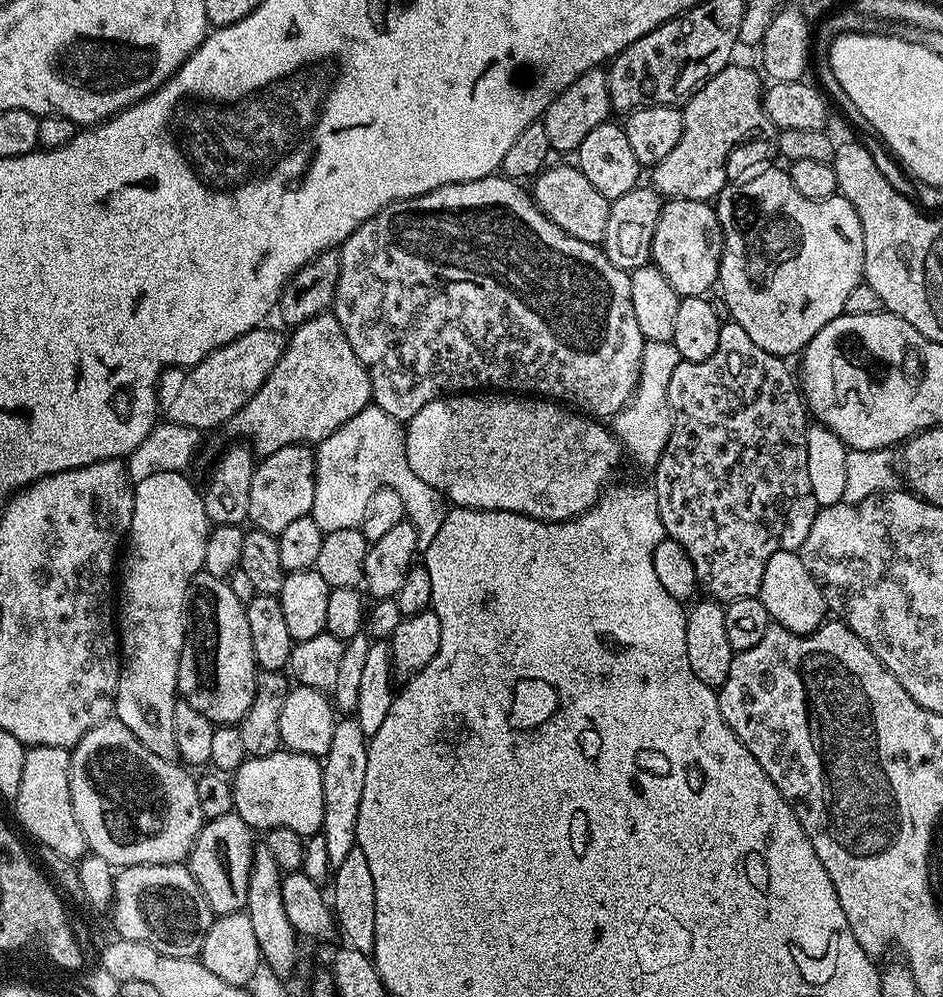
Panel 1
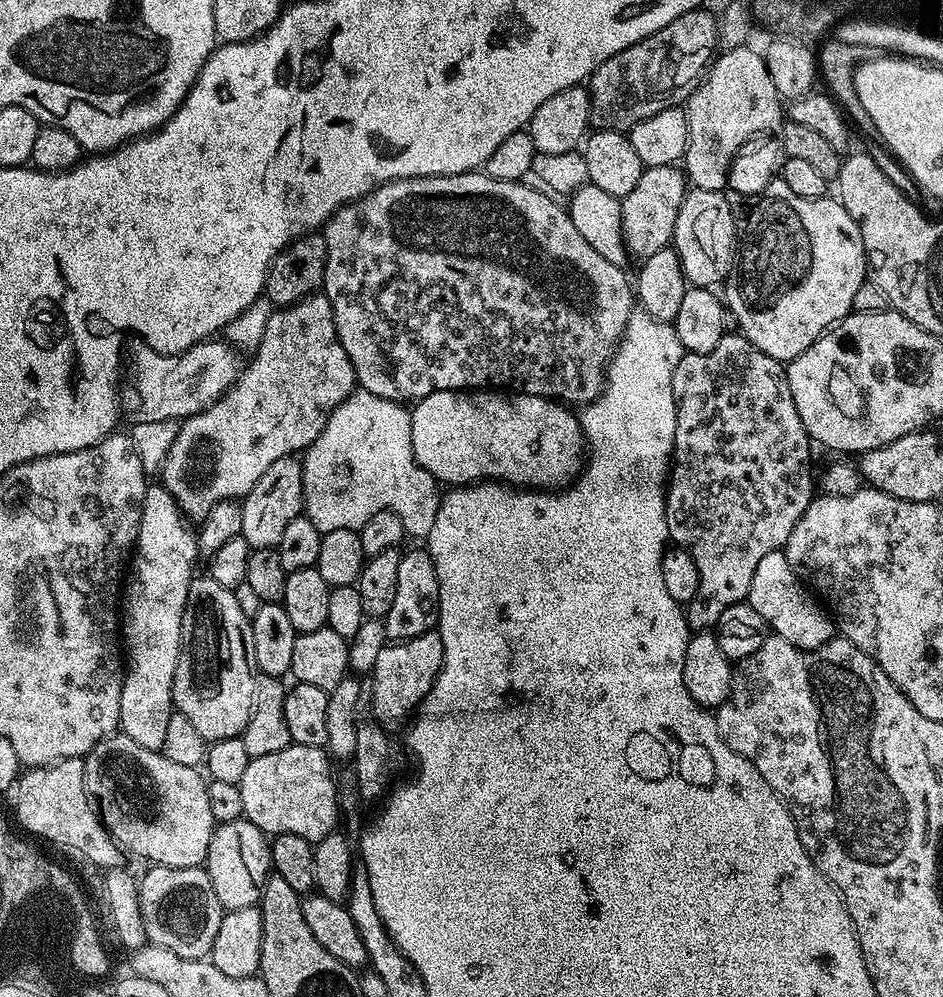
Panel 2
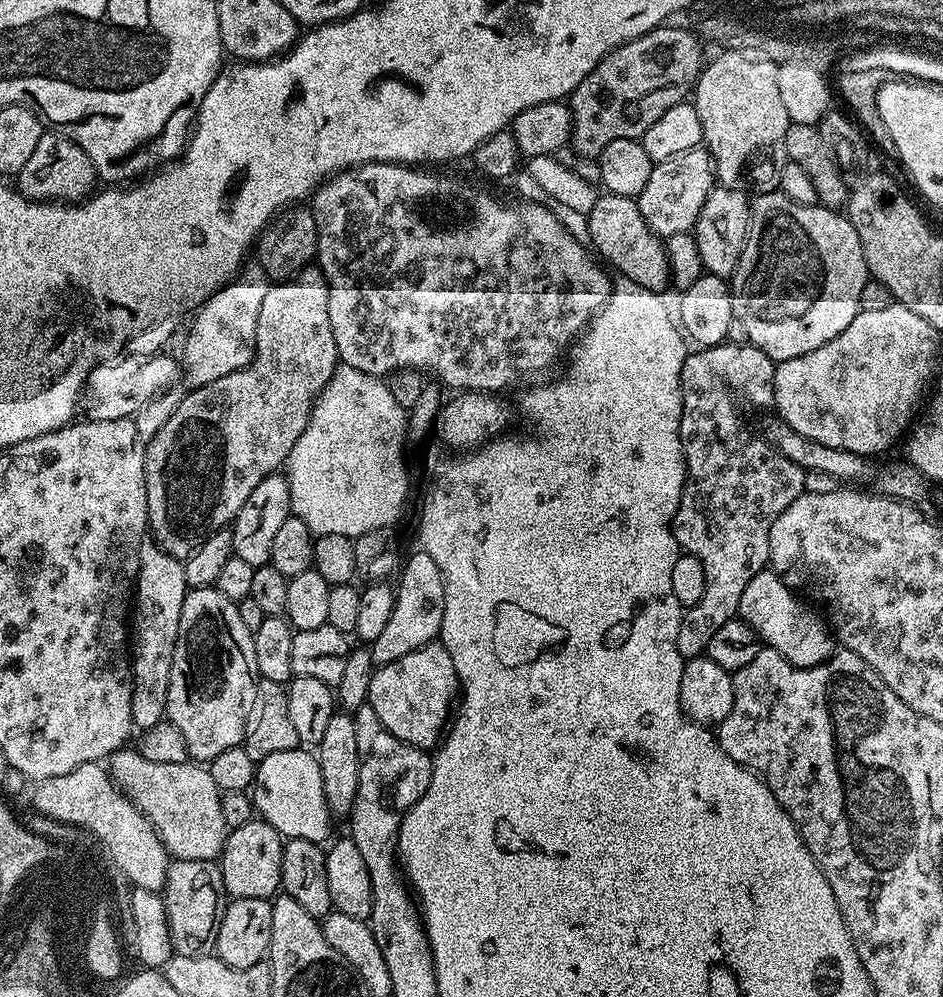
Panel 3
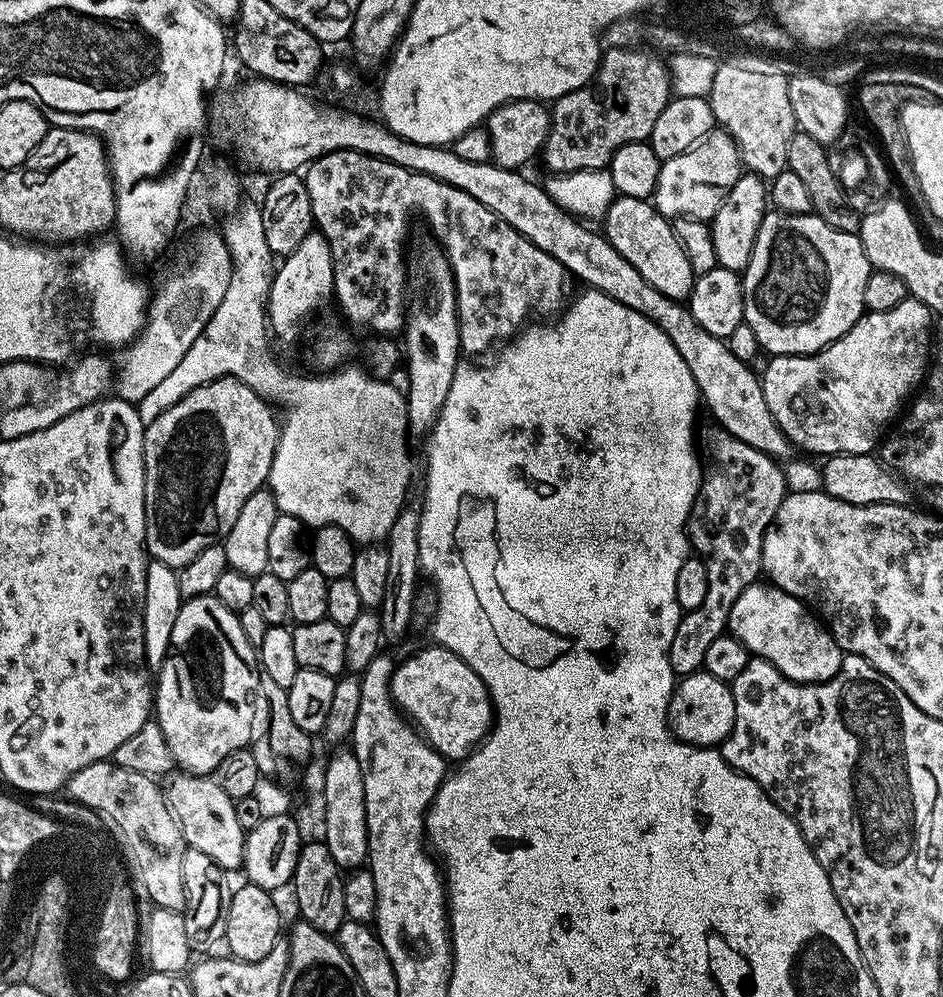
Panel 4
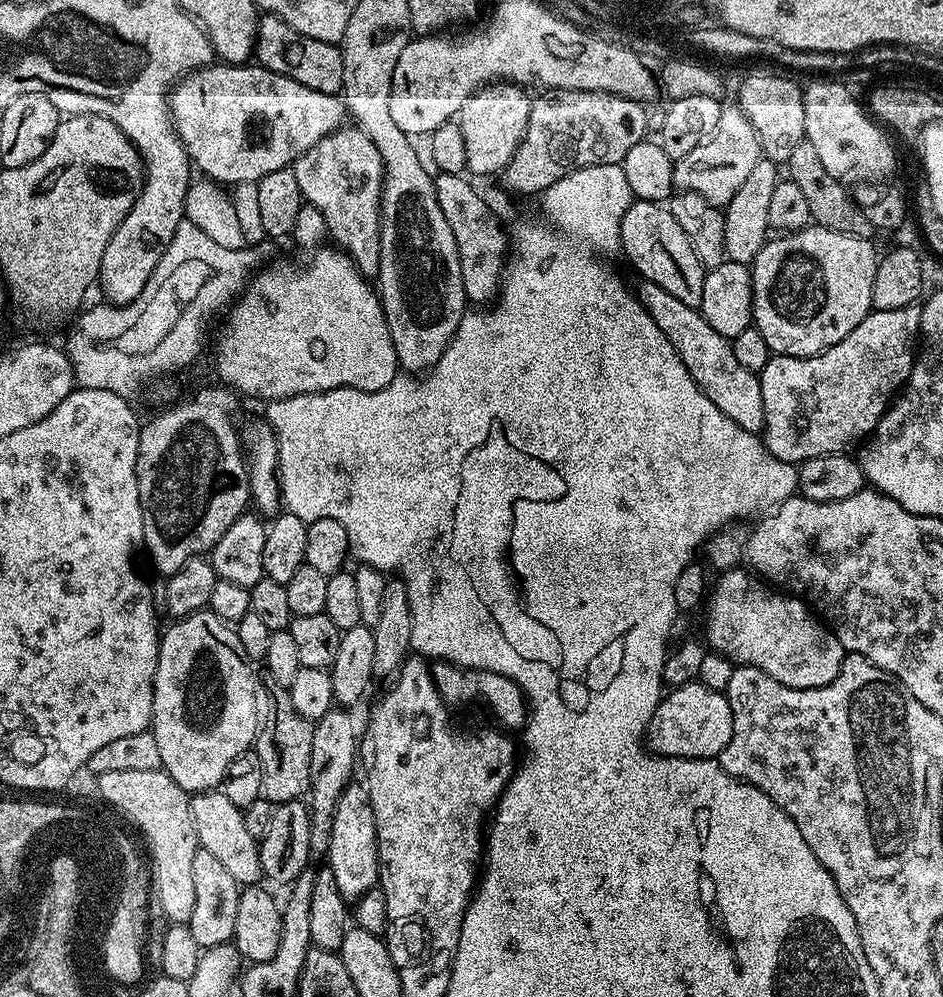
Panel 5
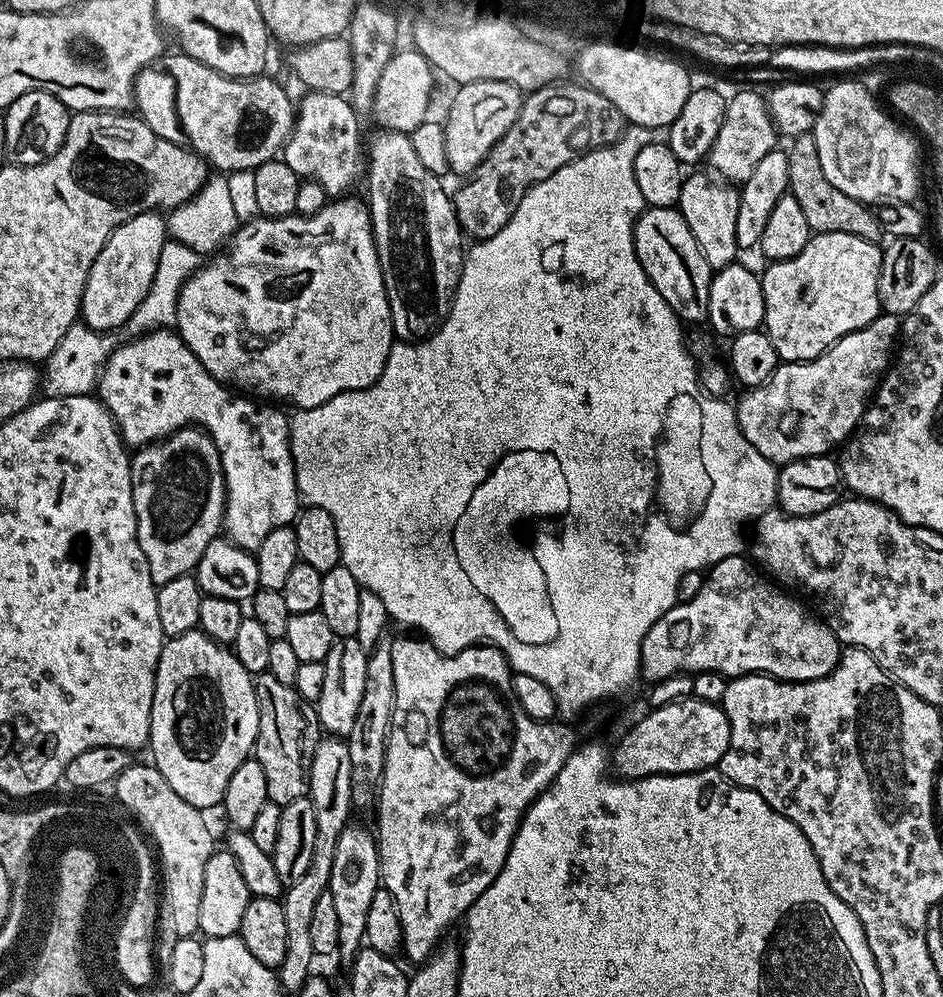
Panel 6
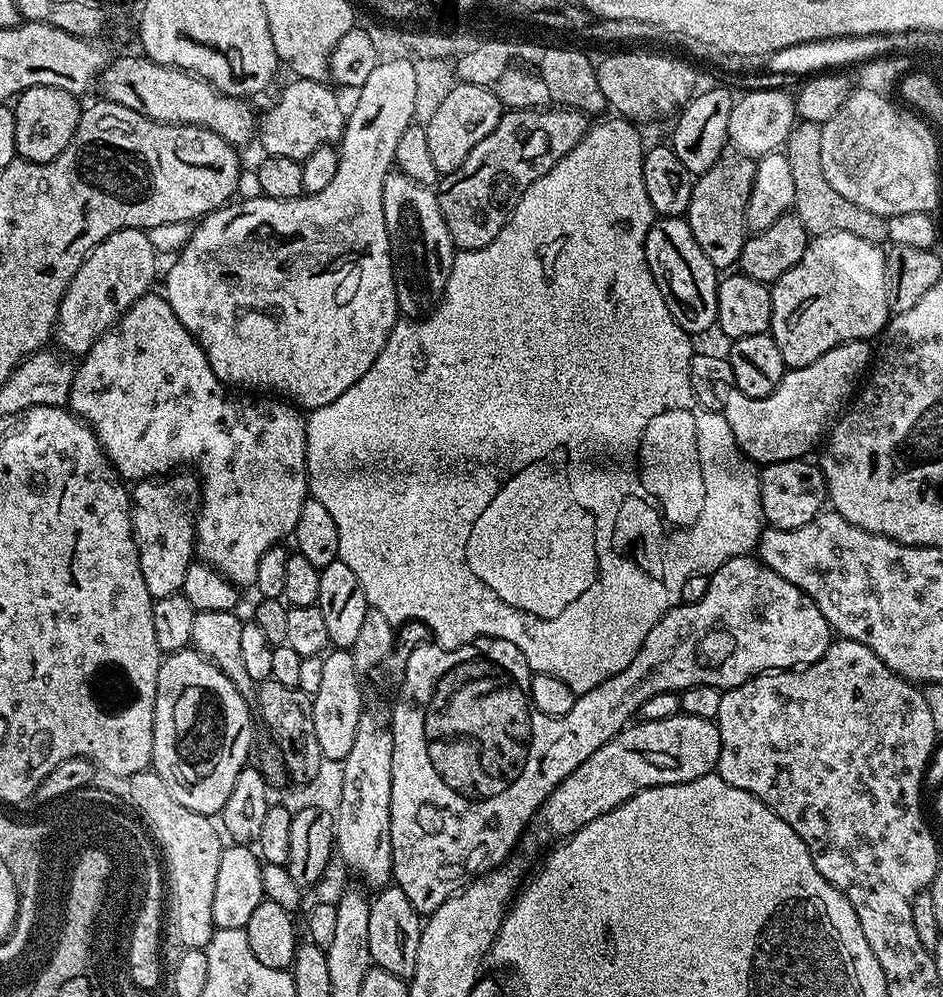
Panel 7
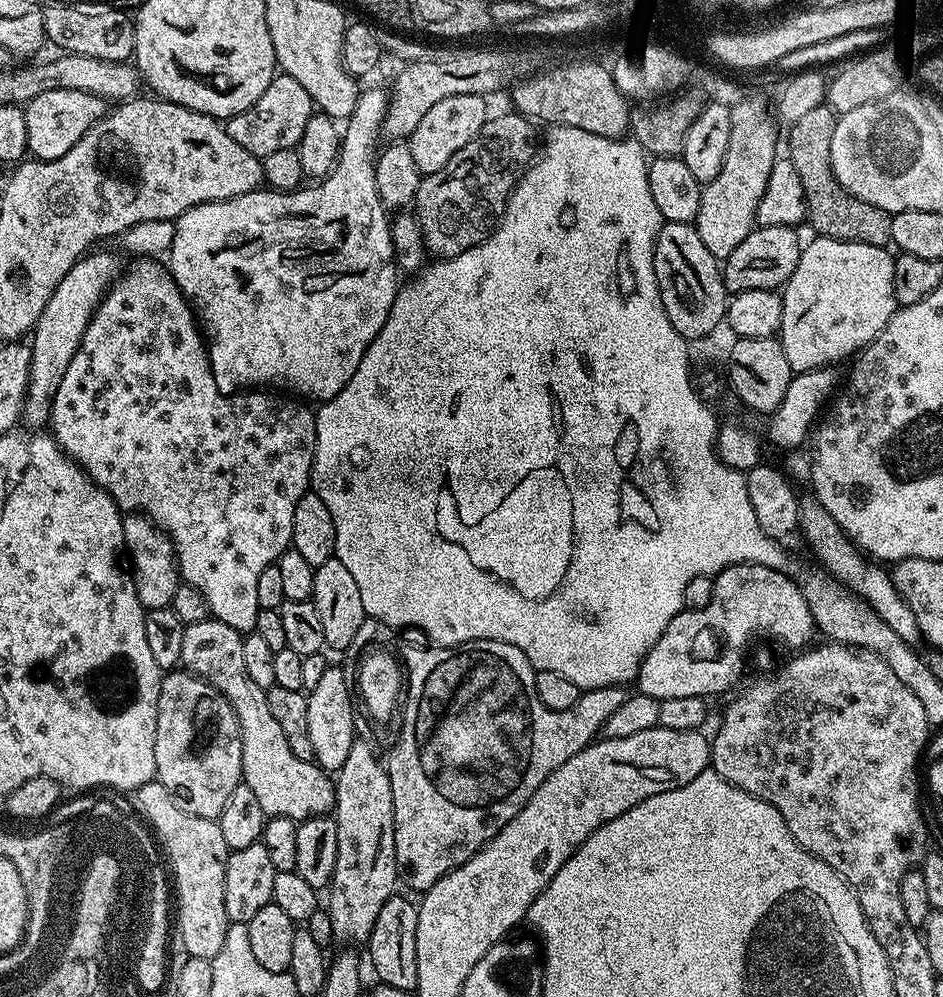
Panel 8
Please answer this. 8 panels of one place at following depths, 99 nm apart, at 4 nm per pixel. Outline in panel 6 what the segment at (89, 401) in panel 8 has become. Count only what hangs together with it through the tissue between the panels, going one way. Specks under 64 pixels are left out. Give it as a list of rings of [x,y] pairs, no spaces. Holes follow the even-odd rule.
[[[157,330],[154,332],[145,332],[143,336],[128,338],[125,341],[125,344],[121,348],[120,345],[113,347],[112,352],[108,355],[108,361],[105,362],[103,370],[100,371],[100,379],[96,381],[94,389],[95,395],[104,401],[104,405],[108,407],[110,414],[116,419],[116,426],[120,430],[120,436],[124,439],[125,445],[139,450],[144,445],[152,443],[153,440],[162,440],[171,436],[179,428],[195,426],[204,429],[216,441],[216,447],[220,449],[220,461],[222,462],[222,470],[224,471],[224,490],[226,495],[224,497],[223,535],[227,539],[232,540],[240,548],[255,553],[256,548],[262,546],[263,540],[266,539],[266,534],[270,534],[270,530],[289,527],[302,511],[300,491],[296,485],[296,467],[294,466],[294,458],[292,457],[292,433],[290,431],[289,417],[287,415],[284,417],[275,408],[275,406],[277,407],[275,403],[261,402],[259,399],[249,398],[247,395],[233,390],[227,384],[221,384],[216,381],[207,372],[206,367],[202,366],[202,362],[195,357],[195,354],[188,349],[183,338],[175,331]]]

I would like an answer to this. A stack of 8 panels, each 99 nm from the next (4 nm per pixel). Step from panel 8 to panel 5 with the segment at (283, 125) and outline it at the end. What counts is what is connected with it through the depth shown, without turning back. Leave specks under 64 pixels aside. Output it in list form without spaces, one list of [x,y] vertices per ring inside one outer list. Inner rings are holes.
[[[345,126],[331,132],[326,138],[322,138],[318,142],[314,142],[314,146],[310,146],[310,150],[306,150],[306,154],[302,154],[296,160],[296,163],[291,165],[294,178],[298,178],[298,190],[301,197],[307,203],[314,205],[318,210],[322,210],[322,218],[326,218],[326,226],[328,227],[328,236],[334,241],[335,247],[344,253],[356,264],[357,270],[365,278],[372,278],[379,273],[380,270],[380,195],[384,189],[384,167],[382,166],[382,158],[378,154],[378,150],[374,146],[374,142],[370,138],[366,138],[366,134],[361,128],[355,126]]]

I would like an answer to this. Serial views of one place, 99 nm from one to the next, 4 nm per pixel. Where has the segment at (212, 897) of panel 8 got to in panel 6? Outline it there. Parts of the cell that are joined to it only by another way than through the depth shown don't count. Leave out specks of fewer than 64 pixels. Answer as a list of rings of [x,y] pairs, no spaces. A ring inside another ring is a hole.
[[[133,762],[126,770],[122,770],[122,774],[118,774],[115,778],[115,788],[115,799],[120,801],[121,806],[134,817],[135,823],[152,840],[156,839],[154,848],[158,853],[158,876],[162,881],[162,891],[159,893],[160,920],[163,923],[168,923],[173,937],[196,936],[200,930],[198,910],[202,903],[202,877],[206,871],[206,862],[210,862],[214,851],[212,832],[208,829],[207,818],[204,817],[207,815],[201,809],[190,806],[190,802],[186,802],[186,798],[178,798],[178,794],[174,794],[174,789],[171,788],[170,782],[166,782],[166,778],[162,778],[160,771],[148,762],[145,764]]]

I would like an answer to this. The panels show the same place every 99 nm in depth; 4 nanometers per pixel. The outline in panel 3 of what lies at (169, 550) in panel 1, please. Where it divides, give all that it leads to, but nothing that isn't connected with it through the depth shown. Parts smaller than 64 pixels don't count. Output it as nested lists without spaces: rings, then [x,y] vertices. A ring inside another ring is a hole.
[[[155,542],[140,547],[140,569],[136,575],[134,607],[130,612],[130,659],[132,661],[132,723],[143,730],[166,716],[166,698],[170,690],[170,666],[174,666],[174,646],[178,642],[178,622],[182,618],[182,602],[190,591],[181,557],[171,556]]]

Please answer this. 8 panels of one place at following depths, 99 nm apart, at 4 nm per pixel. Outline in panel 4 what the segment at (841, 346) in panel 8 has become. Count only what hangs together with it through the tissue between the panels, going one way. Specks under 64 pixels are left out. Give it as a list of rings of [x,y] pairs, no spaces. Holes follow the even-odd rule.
[[[769,210],[764,213],[762,226],[758,226],[758,238],[754,238],[754,251],[750,254],[750,262],[744,267],[742,279],[744,282],[744,323],[754,330],[761,349],[772,356],[812,356],[827,346],[833,344],[842,334],[850,330],[850,326],[858,323],[866,309],[864,306],[864,295],[866,294],[866,278],[870,278],[873,271],[872,264],[866,258],[866,250],[862,246],[859,235],[854,232],[843,232],[834,230],[822,217],[815,214],[807,216],[795,216],[789,212],[778,212]]]

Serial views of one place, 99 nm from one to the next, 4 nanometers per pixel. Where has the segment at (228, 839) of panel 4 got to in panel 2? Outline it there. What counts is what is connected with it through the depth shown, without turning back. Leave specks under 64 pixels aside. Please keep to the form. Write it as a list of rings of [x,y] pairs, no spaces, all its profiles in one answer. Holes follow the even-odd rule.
[[[113,734],[99,740],[83,757],[83,762],[88,795],[104,821],[104,829],[125,853],[133,852],[149,860],[149,865],[161,864],[167,868],[199,868],[207,861],[210,838],[217,822],[214,814],[210,814],[210,794],[205,777],[200,777],[197,769],[178,766],[178,762],[170,762],[163,751],[146,750],[146,746],[138,746],[134,738],[123,734]]]

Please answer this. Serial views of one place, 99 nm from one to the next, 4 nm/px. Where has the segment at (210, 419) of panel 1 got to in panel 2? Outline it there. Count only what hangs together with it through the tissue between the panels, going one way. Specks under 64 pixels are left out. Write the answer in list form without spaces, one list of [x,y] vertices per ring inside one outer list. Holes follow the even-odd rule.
[[[220,338],[203,340],[200,344],[190,346],[176,356],[167,356],[161,352],[155,352],[155,350],[147,346],[139,347],[133,350],[132,361],[129,364],[127,361],[126,380],[128,376],[128,389],[125,392],[123,389],[122,392],[122,408],[123,411],[124,408],[128,411],[129,421],[132,424],[158,422],[164,426],[169,422],[179,422],[186,419],[187,416],[198,414],[210,407],[239,378],[242,371],[242,360],[240,364],[241,353]]]

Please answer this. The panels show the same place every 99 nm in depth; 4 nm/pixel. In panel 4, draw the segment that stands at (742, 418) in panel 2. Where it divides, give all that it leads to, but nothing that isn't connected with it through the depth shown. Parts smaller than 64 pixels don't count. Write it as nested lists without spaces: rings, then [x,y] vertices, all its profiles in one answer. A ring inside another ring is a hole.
[[[711,426],[704,433],[699,433],[698,440],[704,444],[708,444],[708,464],[706,460],[706,471],[703,473],[700,481],[700,489],[696,495],[696,505],[692,507],[692,513],[688,515],[688,542],[691,551],[695,555],[700,557],[700,561],[706,565],[706,598],[702,602],[702,606],[698,606],[698,610],[690,610],[684,612],[681,615],[678,626],[674,630],[674,642],[670,642],[670,666],[672,667],[673,673],[677,677],[688,676],[692,672],[699,672],[704,667],[704,659],[706,658],[706,649],[713,644],[714,638],[725,635],[728,627],[728,619],[730,618],[730,606],[734,606],[734,602],[738,598],[738,594],[742,594],[742,590],[746,590],[751,584],[757,583],[761,579],[762,569],[760,563],[762,562],[762,542],[764,541],[764,535],[769,526],[772,525],[772,519],[774,514],[778,510],[778,506],[782,506],[785,496],[788,495],[788,477],[784,475],[783,467],[777,461],[773,460],[772,457],[762,454],[762,450],[754,450],[754,446],[746,446],[746,442],[742,442],[738,438],[734,438],[728,431],[719,426]]]

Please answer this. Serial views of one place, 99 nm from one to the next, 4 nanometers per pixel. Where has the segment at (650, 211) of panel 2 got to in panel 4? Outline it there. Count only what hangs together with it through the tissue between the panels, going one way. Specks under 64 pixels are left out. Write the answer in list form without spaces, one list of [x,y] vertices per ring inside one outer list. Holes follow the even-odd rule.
[[[715,128],[706,140],[661,163],[658,186],[650,199],[666,217],[688,216],[708,222],[717,213],[727,190],[741,175],[742,165],[735,142],[726,131]]]

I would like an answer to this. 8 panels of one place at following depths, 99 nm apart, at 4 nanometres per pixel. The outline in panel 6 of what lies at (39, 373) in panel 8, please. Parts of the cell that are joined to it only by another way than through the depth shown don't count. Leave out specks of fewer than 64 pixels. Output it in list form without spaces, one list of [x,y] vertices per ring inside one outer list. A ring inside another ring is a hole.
[[[159,211],[138,214],[110,234],[106,246],[94,258],[94,266],[90,266],[90,278],[86,278],[86,290],[82,294],[79,319],[87,328],[112,334],[115,328],[123,329],[127,325],[154,282],[158,254],[162,254],[167,239],[168,225]]]

